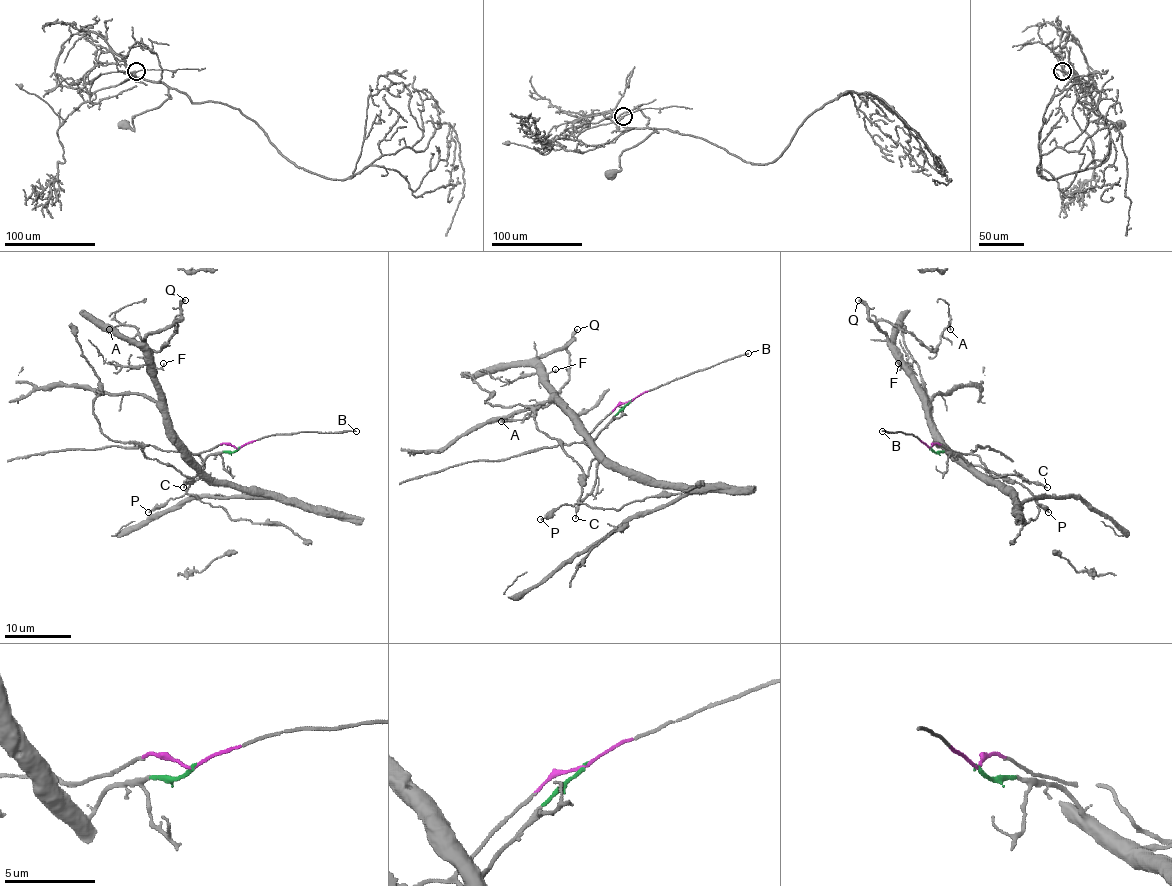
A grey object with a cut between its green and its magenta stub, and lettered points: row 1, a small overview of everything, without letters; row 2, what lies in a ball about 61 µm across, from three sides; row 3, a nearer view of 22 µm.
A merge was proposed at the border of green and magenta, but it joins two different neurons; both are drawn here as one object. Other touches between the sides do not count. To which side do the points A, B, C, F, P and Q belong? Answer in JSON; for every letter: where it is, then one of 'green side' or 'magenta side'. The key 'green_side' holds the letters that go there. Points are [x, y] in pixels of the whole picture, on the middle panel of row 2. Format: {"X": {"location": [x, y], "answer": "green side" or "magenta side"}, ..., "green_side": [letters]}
{"A": {"location": [501, 421], "answer": "green side"}, "B": {"location": [748, 353], "answer": "magenta side"}, "C": {"location": [575, 518], "answer": "green side"}, "F": {"location": [555, 369], "answer": "green side"}, "P": {"location": [540, 519], "answer": "magenta side"}, "Q": {"location": [577, 329], "answer": "green side"}, "green_side": ["A", "C", "F", "Q"]}

